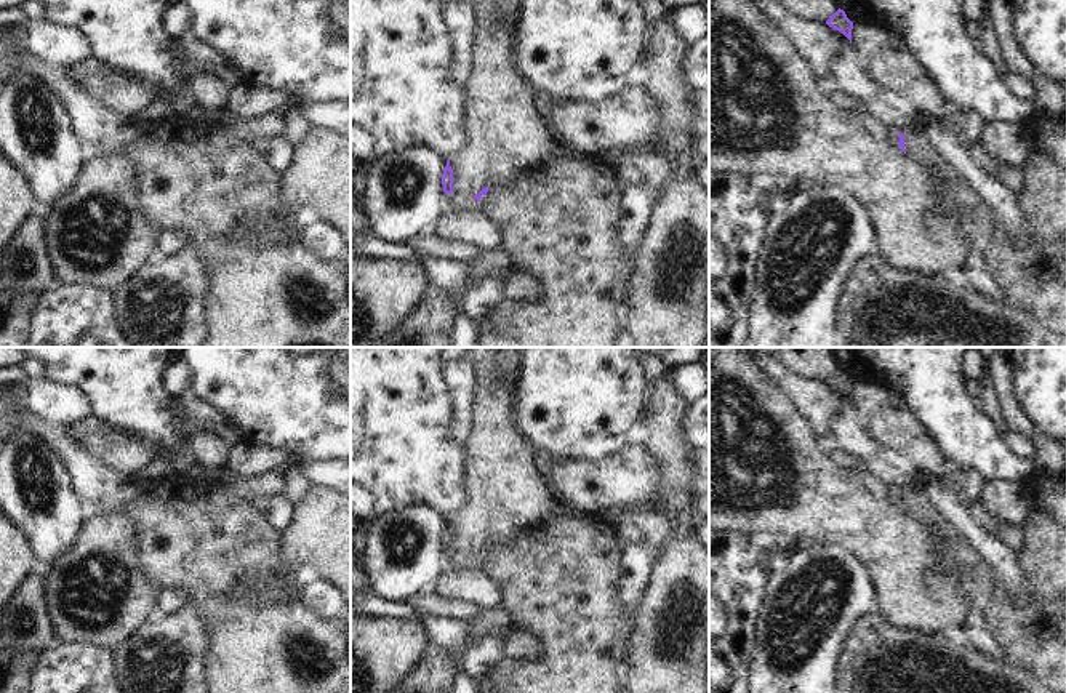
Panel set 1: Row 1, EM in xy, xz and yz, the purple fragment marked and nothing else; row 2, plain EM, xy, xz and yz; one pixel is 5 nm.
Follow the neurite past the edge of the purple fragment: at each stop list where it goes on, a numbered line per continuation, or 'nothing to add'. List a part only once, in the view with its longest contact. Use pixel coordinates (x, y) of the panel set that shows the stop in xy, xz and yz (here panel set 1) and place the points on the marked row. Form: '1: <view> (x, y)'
1: yz (917, 148)

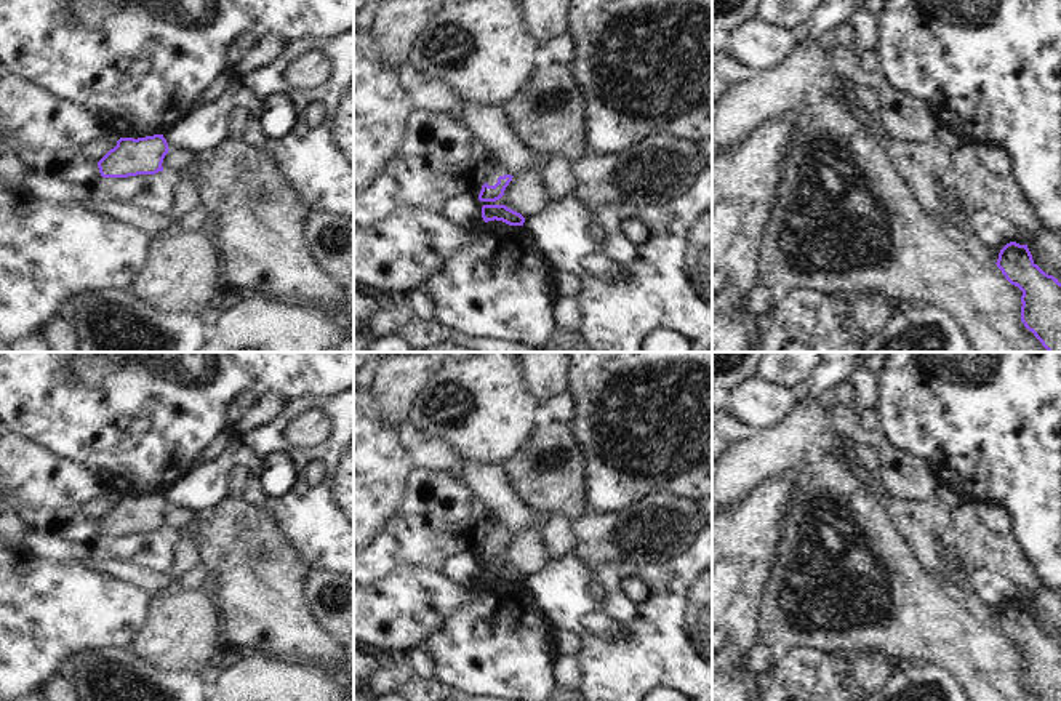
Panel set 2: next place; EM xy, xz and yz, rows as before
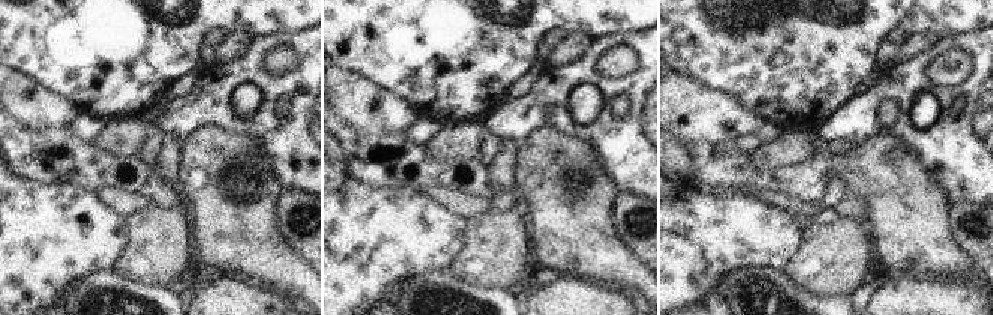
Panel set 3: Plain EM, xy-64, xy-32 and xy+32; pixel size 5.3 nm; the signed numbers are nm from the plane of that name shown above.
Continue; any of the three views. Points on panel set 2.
nothing to add

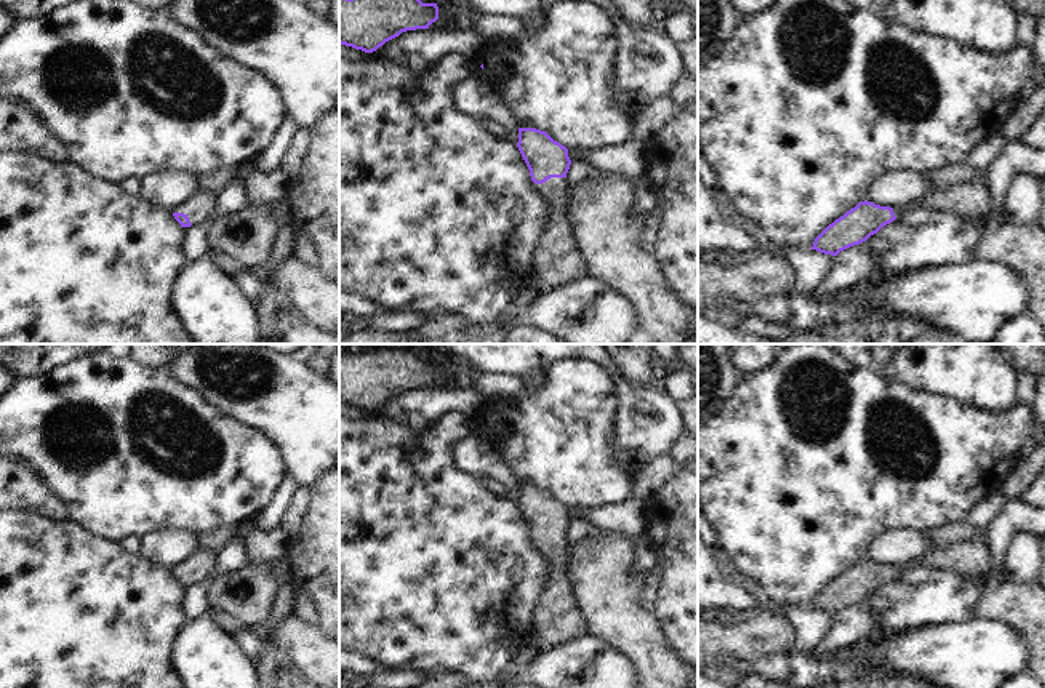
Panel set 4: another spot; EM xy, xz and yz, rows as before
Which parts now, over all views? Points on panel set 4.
1: xz (557, 260)

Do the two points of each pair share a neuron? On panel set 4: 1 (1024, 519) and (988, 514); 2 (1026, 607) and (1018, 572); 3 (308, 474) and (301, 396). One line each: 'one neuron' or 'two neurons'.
1: two neurons
2: two neurons
3: one neuron

